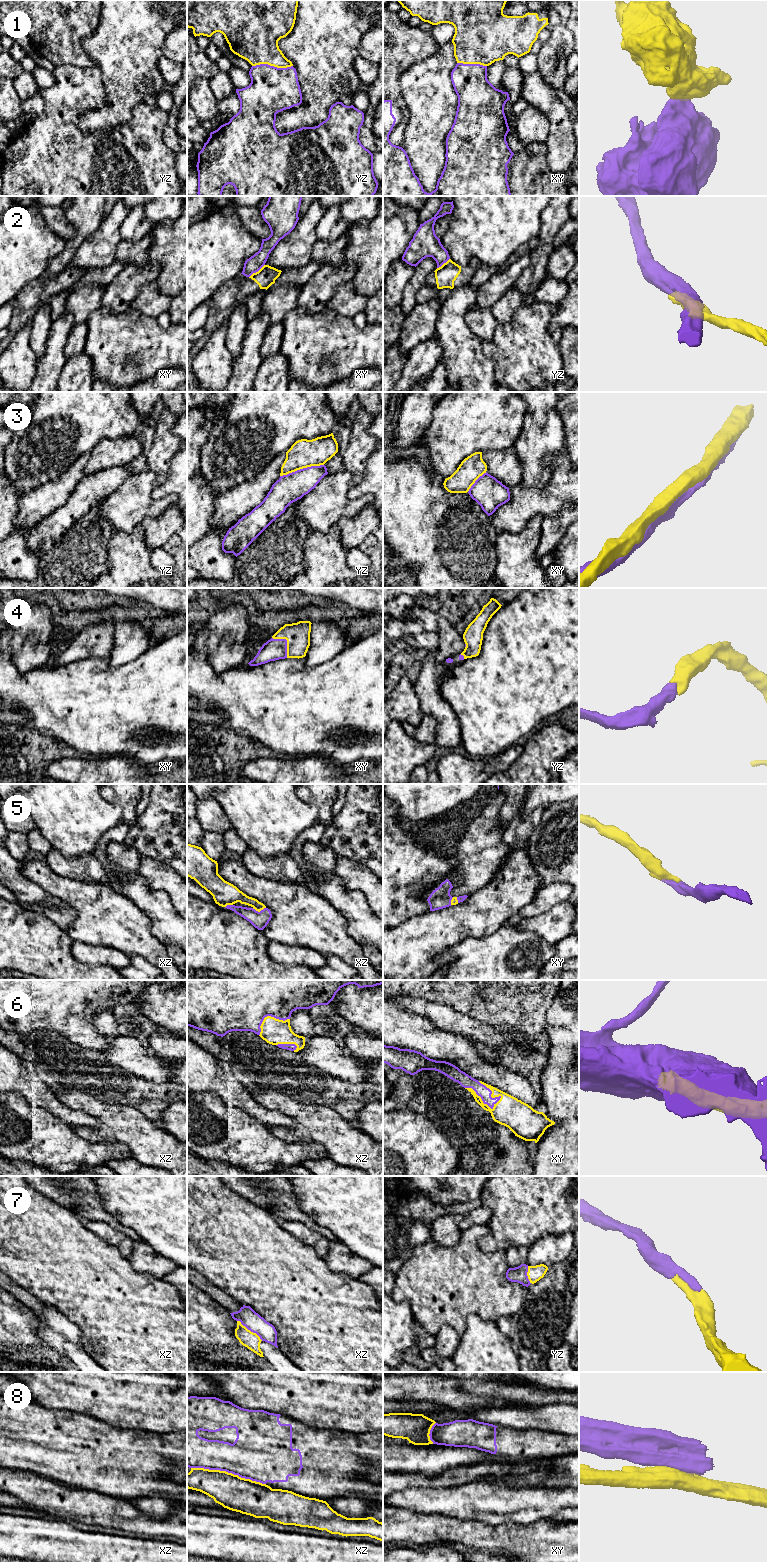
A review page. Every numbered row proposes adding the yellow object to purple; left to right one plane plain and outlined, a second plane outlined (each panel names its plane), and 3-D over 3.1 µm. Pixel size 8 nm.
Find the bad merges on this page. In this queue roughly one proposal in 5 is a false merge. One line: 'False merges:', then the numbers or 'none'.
False merges: 1, 2, 3, 8

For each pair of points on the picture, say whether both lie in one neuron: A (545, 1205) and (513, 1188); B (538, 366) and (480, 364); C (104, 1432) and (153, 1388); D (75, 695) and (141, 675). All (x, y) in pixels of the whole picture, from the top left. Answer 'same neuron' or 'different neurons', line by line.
A: same neuron
B: different neurons
C: different neurons
D: same neuron

